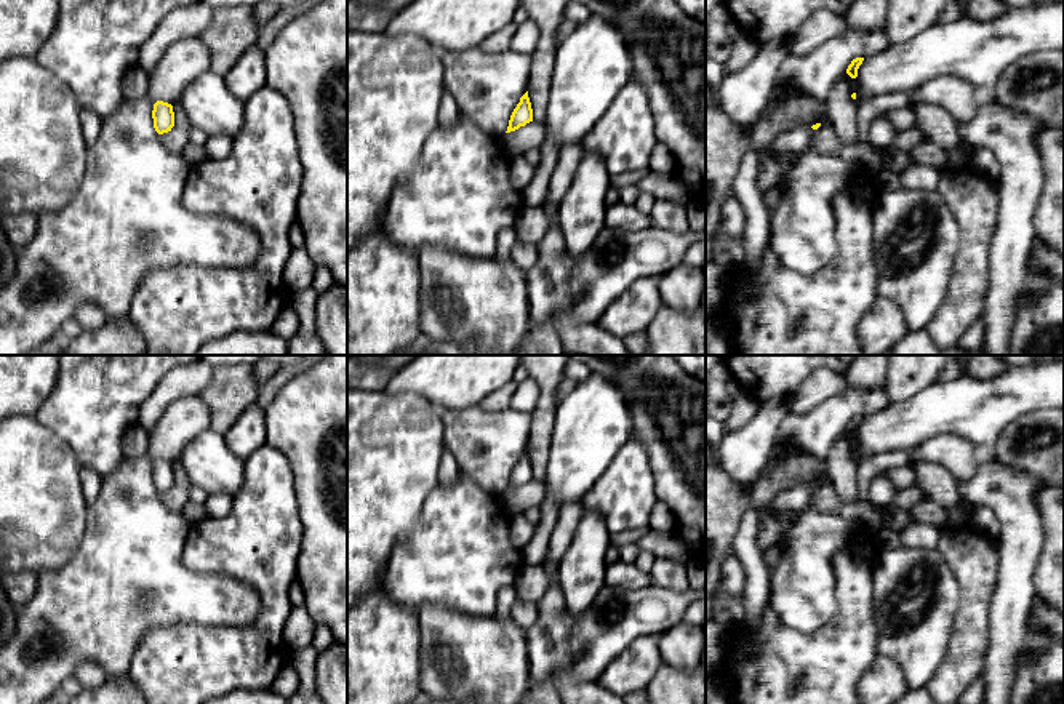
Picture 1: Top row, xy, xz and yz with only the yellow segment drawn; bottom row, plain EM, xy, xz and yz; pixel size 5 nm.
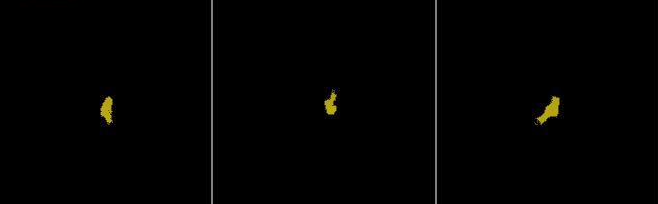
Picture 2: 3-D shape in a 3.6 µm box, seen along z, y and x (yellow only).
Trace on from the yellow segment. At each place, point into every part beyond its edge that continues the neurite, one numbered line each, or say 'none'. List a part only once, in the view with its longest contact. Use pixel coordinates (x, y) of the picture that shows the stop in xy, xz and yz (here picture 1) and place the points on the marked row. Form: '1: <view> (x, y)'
none

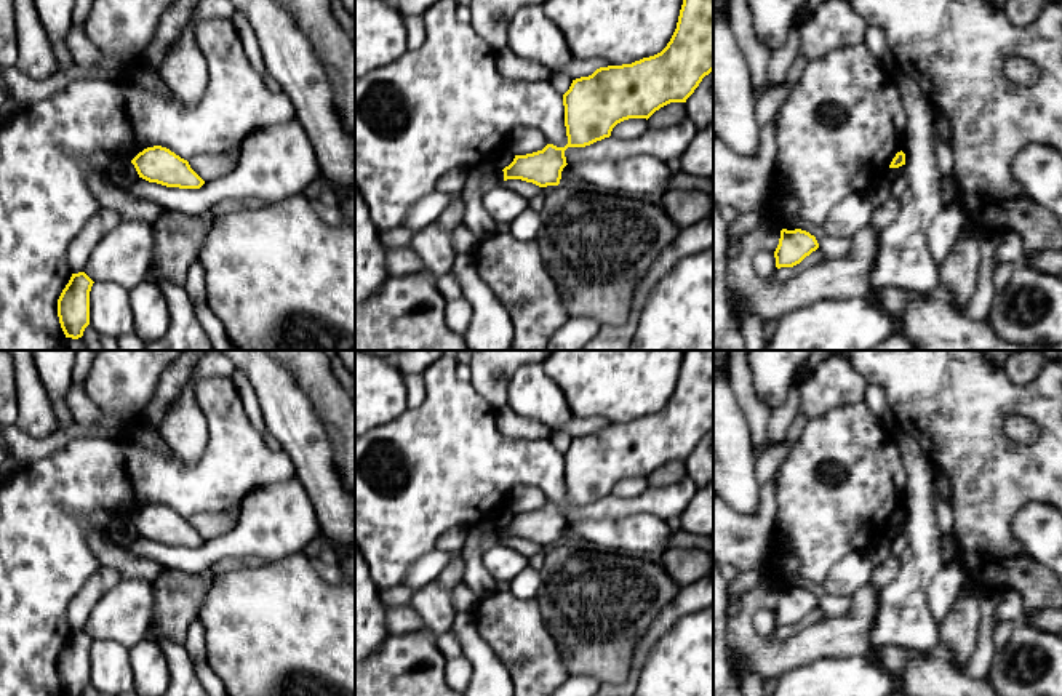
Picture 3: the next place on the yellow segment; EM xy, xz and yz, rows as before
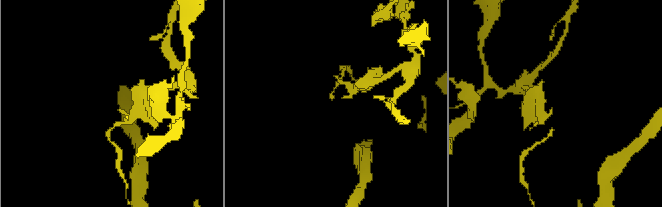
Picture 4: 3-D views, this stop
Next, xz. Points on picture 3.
none

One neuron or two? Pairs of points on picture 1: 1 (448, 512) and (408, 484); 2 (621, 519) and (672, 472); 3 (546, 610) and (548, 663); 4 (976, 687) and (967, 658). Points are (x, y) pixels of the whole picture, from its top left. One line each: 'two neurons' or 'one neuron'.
1: two neurons
2: two neurons
3: one neuron
4: two neurons

